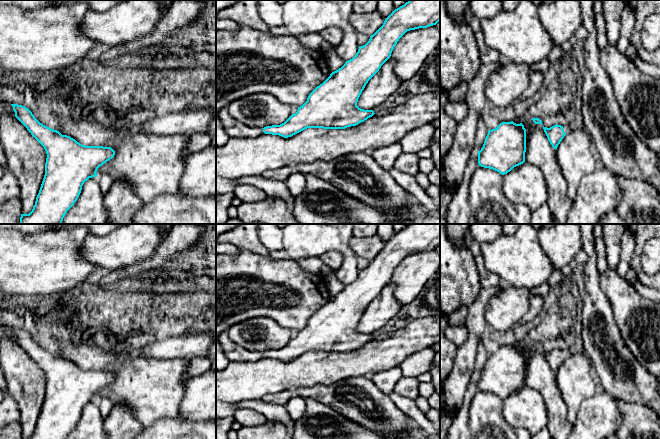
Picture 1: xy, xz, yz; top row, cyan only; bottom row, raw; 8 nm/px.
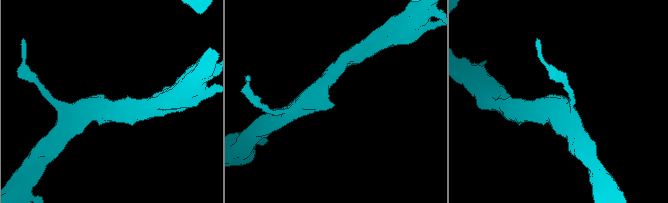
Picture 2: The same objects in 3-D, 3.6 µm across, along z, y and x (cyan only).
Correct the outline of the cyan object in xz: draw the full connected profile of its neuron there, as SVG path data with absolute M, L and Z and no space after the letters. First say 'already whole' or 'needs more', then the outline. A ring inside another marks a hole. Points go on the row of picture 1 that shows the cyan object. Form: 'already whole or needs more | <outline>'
already whole | M409 0L385 19L383 25L370 36L369 41L359 46L358 52L352 59L346 61L341 68L332 72L322 84L317 86L309 94L307 101L298 107L295 114L280 125L264 127L263 132L288 138L307 128L345 129L372 117L375 114L373 110L364 110L357 106L368 81L390 58L395 45L407 31L427 28L436 25L439 21L440 0Z

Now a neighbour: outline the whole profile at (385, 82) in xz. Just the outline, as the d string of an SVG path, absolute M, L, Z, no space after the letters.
M389 58L368 81L357 102L359 108L374 110L397 91L402 81L395 74L394 67L395 61Z

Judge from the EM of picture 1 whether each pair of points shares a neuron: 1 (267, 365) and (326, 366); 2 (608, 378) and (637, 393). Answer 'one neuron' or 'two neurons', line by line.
1: one neuron
2: one neuron

